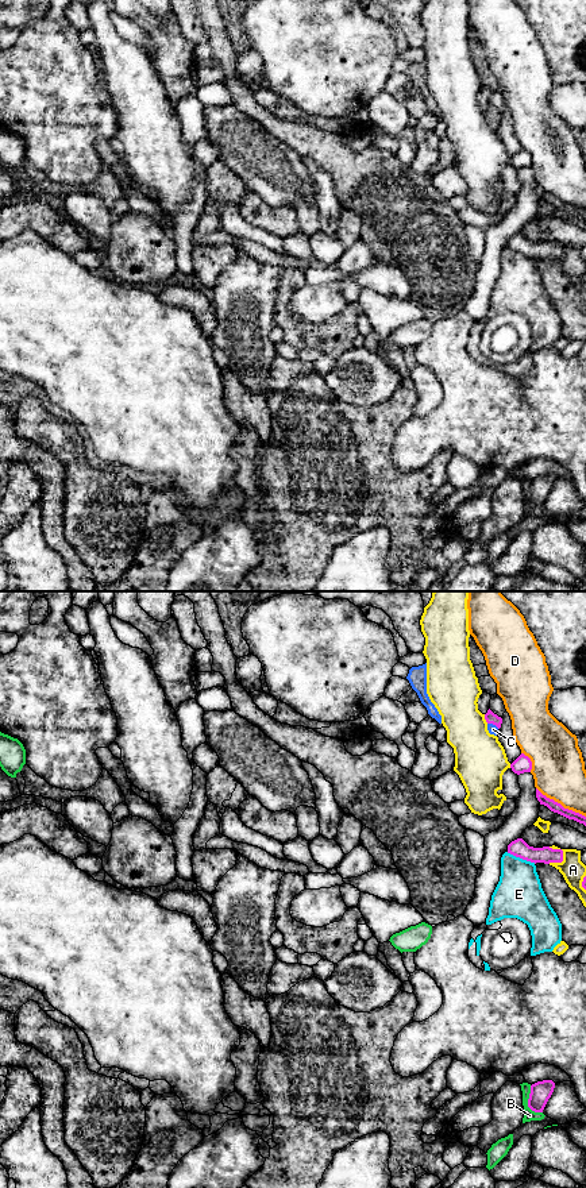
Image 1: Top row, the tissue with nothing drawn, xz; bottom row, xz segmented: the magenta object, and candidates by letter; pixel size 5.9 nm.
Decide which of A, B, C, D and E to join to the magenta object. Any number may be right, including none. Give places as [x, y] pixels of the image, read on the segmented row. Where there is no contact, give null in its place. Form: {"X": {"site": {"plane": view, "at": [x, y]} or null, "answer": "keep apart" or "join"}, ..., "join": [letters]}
{"A": {"site": {"plane": "xz", "at": [562, 851]}, "answer": "keep apart"}, "B": {"site": {"plane": "xz", "at": [528, 1103]}, "answer": "keep apart"}, "C": {"site": {"plane": "xz", "at": [493, 724]}, "answer": "keep apart"}, "D": {"site": {"plane": "xz", "at": [559, 803]}, "answer": "keep apart"}, "E": {"site": {"plane": "xz", "at": [521, 857]}, "answer": "keep apart"}, "join": []}

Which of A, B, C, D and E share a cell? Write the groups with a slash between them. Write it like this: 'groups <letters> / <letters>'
groups A / B / C / D / E

